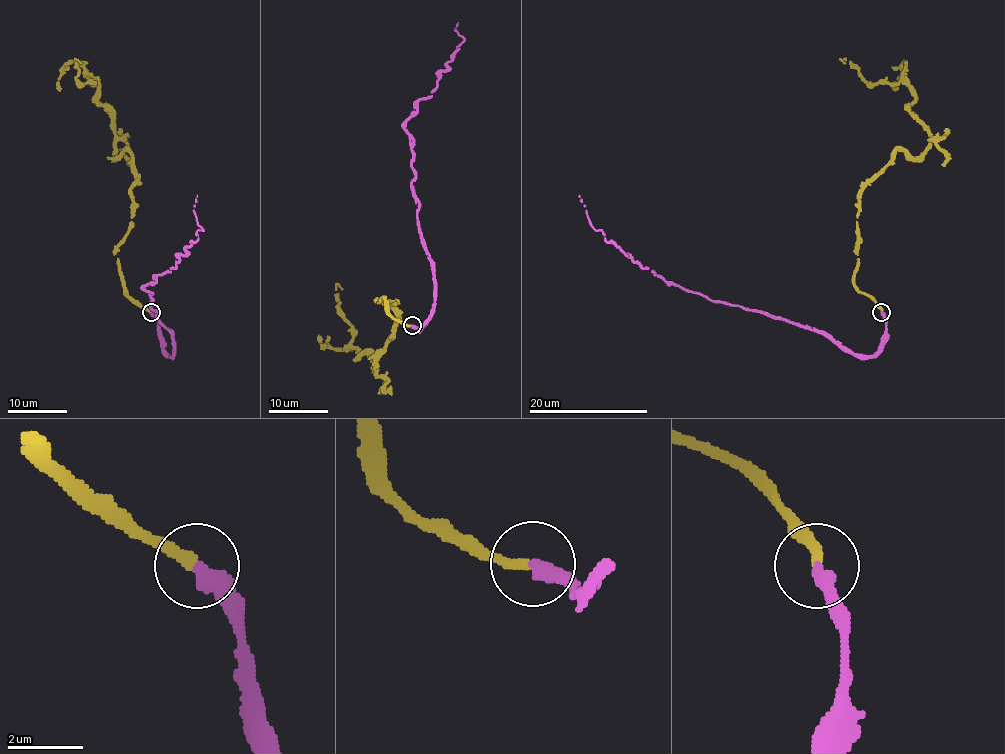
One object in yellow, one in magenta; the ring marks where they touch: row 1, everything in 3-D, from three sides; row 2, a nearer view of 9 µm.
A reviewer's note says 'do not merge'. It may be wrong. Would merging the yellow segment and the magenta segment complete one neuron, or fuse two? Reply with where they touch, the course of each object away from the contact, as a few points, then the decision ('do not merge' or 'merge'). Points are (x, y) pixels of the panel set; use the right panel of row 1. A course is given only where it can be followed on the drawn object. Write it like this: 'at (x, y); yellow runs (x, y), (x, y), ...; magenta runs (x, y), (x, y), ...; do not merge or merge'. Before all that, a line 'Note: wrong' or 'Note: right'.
Note: wrong
at (881, 312); yellow runs (882, 312), (854, 282), (858, 193), (897, 150), (919, 156), (929, 129), (906, 83), (868, 83), (845, 63); magenta runs (882, 312), (883, 345), (873, 355), (713, 302), (606, 239), (579, 195); merge

